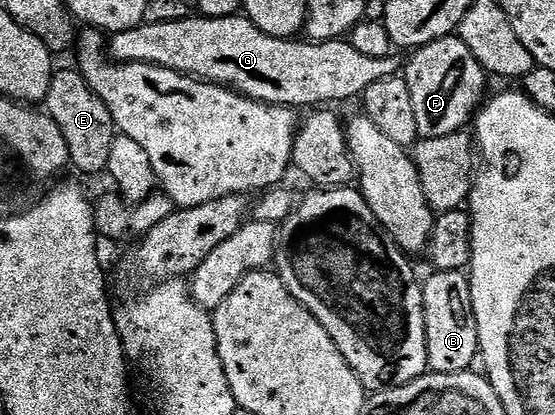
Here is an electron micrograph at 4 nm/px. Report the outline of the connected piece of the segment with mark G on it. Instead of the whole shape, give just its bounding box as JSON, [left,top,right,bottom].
[109,16,401,108]

